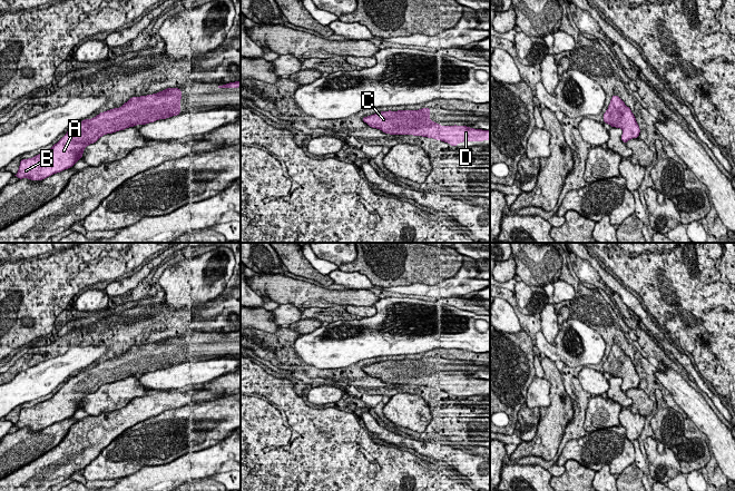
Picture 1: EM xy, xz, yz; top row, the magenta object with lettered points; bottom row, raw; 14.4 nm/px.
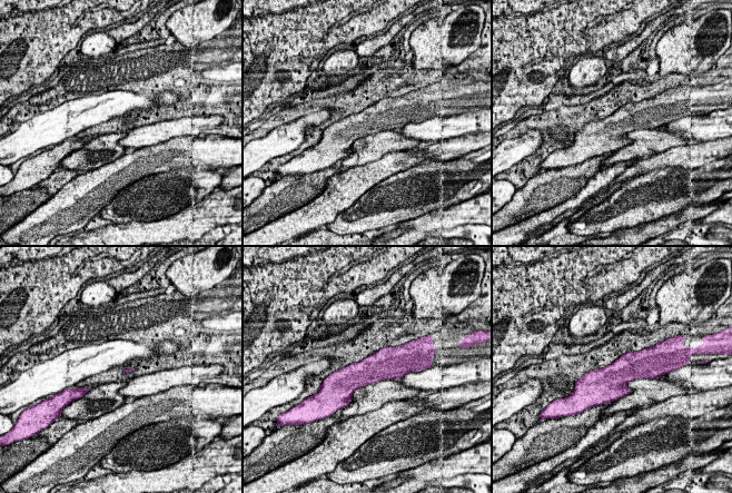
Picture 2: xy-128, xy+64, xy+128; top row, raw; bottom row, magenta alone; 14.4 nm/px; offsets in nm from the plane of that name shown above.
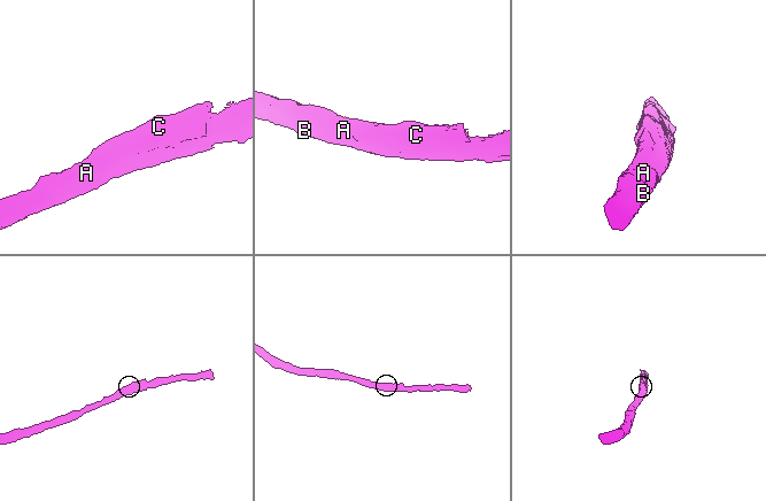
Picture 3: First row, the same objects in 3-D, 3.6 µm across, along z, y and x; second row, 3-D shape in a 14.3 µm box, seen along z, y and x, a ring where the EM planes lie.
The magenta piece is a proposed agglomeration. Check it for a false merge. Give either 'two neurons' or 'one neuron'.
one neuron

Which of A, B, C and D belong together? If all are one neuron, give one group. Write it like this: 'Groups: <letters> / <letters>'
Groups: A B C D

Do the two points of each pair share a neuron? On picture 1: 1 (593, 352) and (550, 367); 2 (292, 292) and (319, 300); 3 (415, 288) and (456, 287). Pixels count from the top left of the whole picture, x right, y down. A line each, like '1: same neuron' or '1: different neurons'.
1: different neurons
2: same neuron
3: same neuron

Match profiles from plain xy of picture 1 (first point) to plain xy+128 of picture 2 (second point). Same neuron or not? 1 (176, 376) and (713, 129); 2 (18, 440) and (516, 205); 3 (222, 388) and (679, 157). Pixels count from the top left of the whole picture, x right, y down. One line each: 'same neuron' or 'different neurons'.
1: same neuron
2: same neuron
3: same neuron

